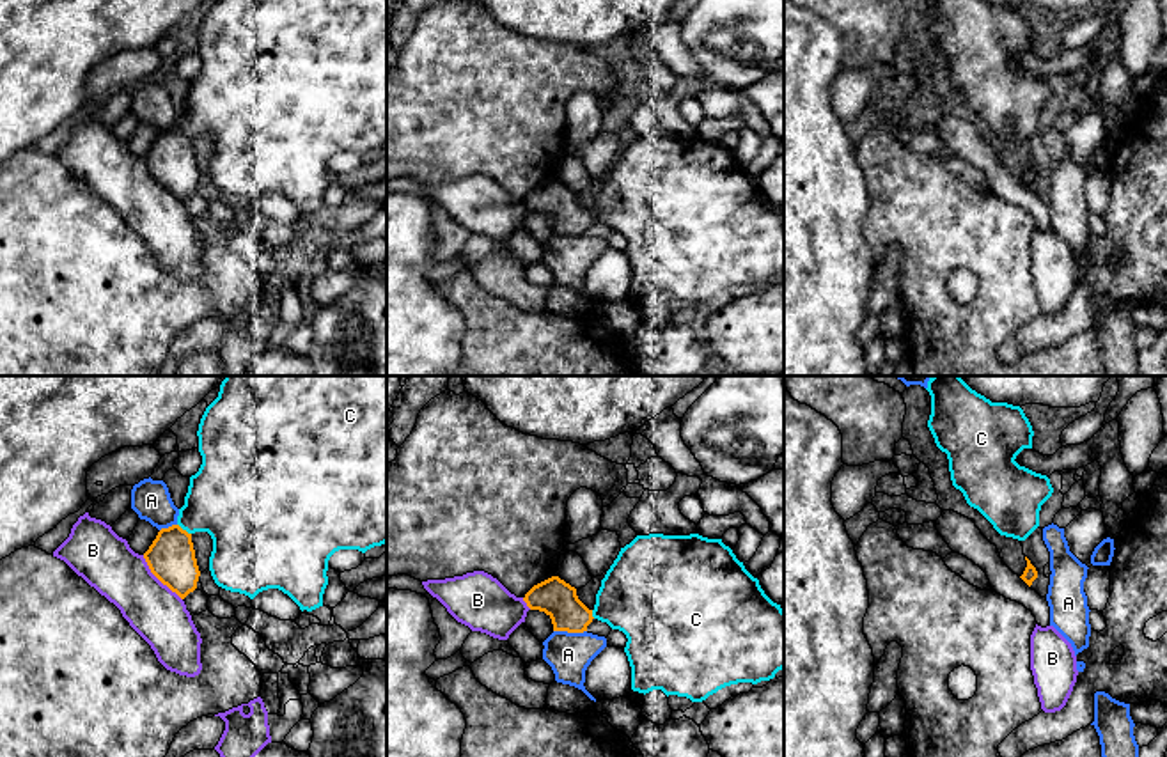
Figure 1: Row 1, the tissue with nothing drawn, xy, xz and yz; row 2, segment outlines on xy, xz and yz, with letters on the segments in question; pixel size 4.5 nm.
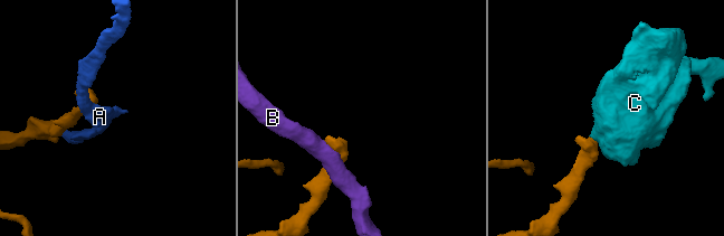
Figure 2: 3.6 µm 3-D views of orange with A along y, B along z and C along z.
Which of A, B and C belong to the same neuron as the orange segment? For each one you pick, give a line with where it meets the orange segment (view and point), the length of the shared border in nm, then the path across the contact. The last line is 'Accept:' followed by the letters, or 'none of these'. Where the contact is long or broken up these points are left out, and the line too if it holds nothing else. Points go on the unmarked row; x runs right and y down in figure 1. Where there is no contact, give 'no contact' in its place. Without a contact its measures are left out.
C: meets orange in xy at (185, 133); contact 80 nm long; runs through xy (171, 160), (172, 148), (185, 133), (211, 107), (229, 101)
Accept: C

